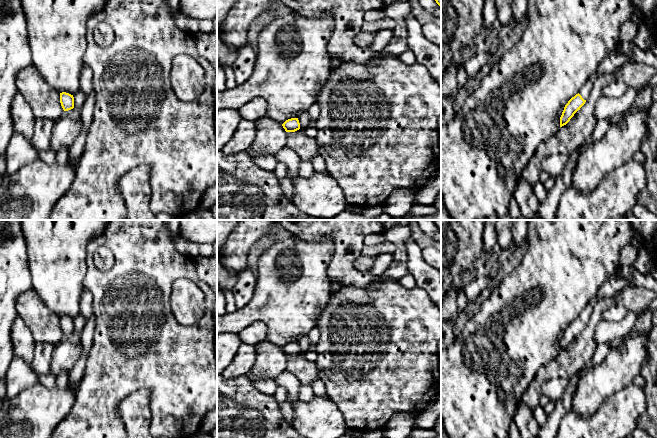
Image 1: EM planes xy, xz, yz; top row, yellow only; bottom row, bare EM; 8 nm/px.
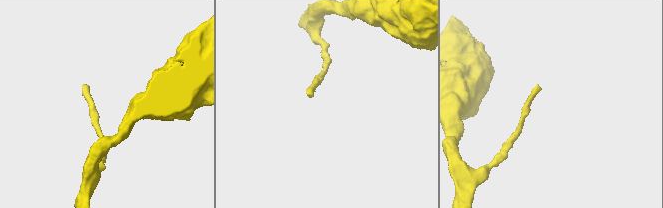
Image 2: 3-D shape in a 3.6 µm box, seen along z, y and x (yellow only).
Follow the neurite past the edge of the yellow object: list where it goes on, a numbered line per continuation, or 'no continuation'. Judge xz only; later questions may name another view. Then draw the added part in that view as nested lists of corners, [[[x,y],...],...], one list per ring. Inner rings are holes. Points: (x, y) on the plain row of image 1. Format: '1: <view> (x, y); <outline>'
no continuation

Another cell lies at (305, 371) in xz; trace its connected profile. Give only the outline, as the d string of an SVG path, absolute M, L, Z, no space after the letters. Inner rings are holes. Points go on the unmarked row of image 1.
M303 355L287 356L286 370L293 374L301 384L310 385L319 379L319 369L315 362L308 361Z

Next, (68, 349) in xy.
M74 331L71 334L63 335L54 344L50 373L57 377L61 371L69 372L82 352L81 333Z

